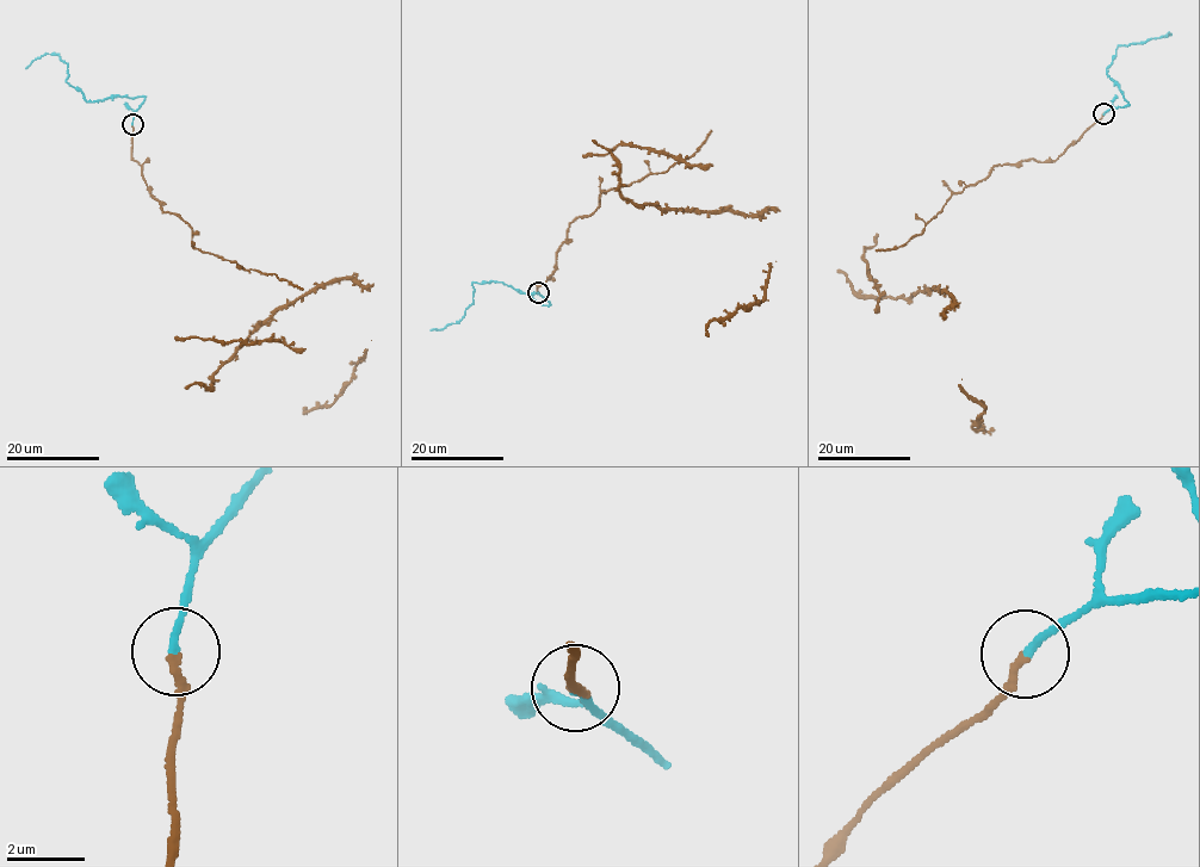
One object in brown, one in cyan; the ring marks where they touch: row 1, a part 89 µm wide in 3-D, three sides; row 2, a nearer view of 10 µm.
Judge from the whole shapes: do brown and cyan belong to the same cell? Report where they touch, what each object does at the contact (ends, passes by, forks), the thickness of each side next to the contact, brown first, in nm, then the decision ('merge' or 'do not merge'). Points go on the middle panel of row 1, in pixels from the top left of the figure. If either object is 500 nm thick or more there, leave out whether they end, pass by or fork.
at (538, 292); brown ends there; cyan ends there; 190 nm thick on the brown side, 180 nm on the other; merge

